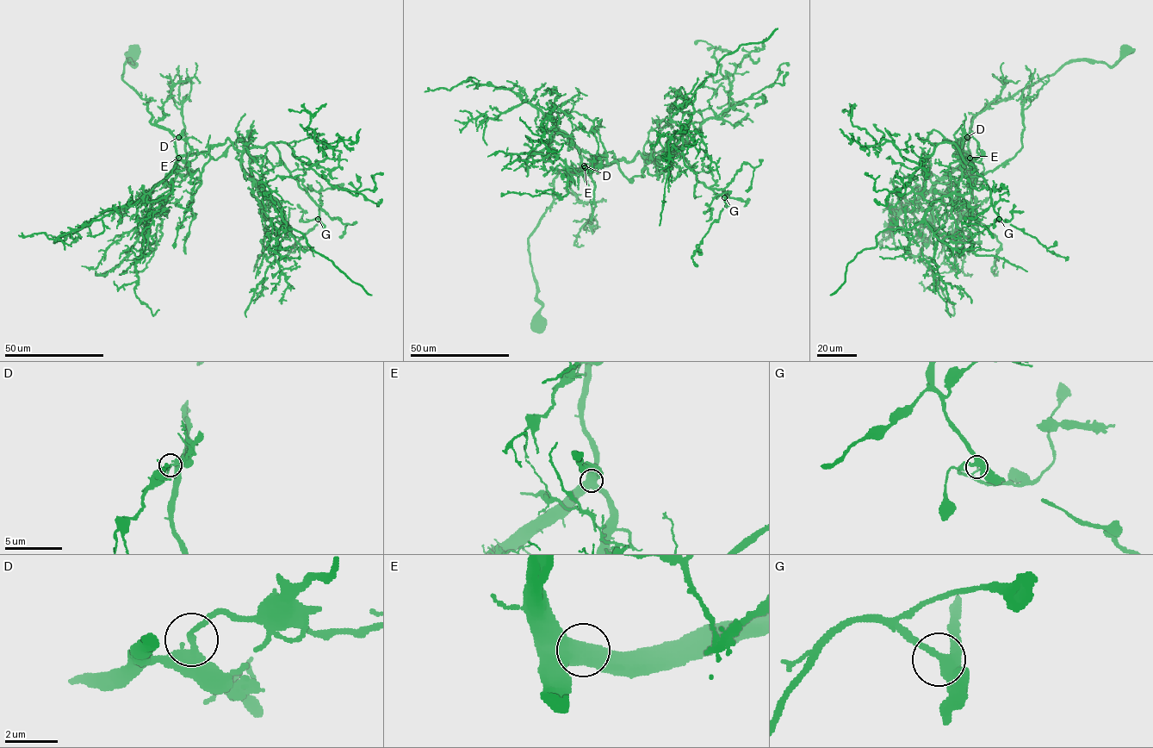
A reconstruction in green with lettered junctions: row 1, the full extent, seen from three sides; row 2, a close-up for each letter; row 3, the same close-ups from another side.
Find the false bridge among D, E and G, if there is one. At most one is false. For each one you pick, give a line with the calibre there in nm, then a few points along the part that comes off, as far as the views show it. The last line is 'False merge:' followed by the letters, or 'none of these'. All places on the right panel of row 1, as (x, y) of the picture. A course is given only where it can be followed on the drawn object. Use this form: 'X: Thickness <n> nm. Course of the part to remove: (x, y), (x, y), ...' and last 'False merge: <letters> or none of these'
D: Thickness 300 nm. Course of the part to remove: (967, 137), (954, 152), (982, 152), (978, 144), (968, 193), (939, 197), (913, 227), (881, 231), (830, 295)
False merge: D

